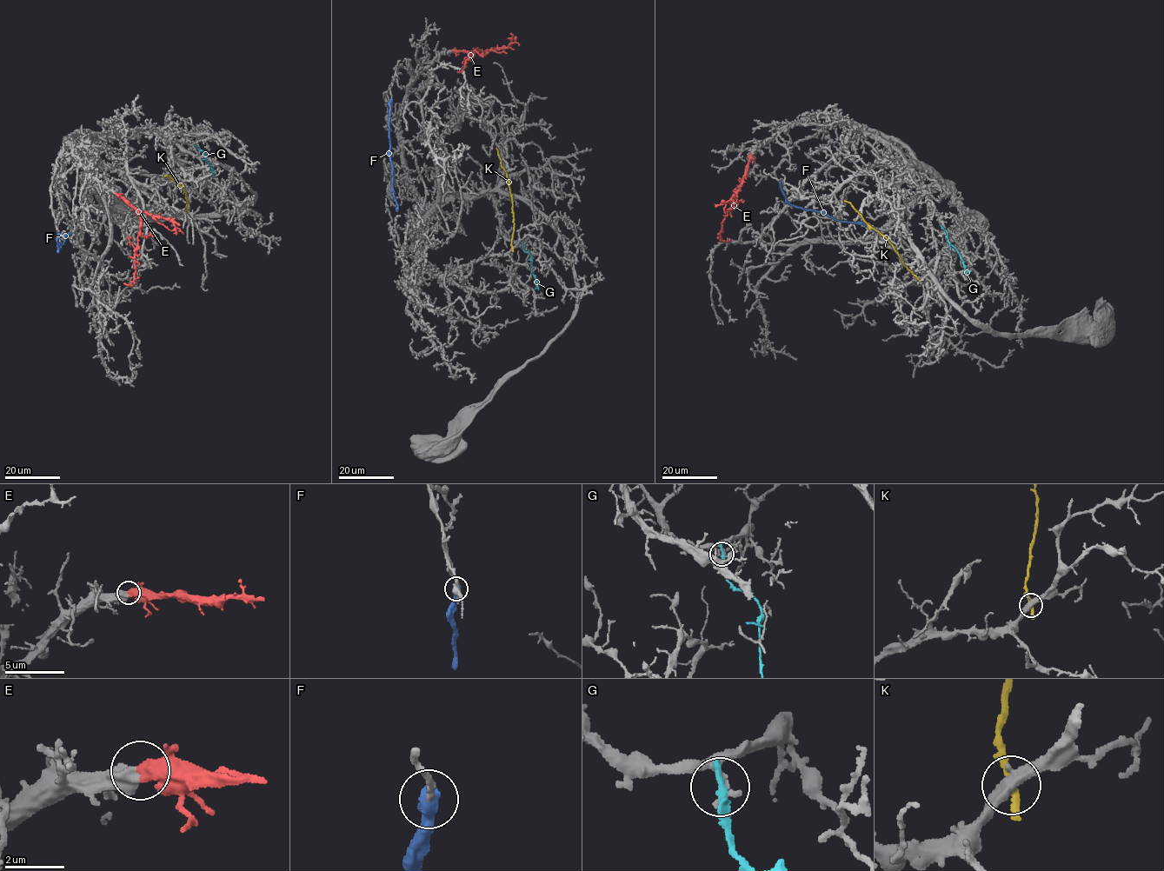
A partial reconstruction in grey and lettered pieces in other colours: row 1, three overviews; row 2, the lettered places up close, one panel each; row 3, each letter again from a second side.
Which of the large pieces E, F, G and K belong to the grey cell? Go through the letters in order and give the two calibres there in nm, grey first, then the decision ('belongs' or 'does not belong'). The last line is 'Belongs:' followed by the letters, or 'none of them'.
E: 550 nm thick on the grey side, 480 nm on the other; belongs
F: 130 nm thick on the grey side, 600 nm on the other; does not belong
G: 220 nm thick on the grey side, 280 nm on the other; does not belong
K: 360 nm thick on the grey side, 320 nm on the other; does not belong
Belongs: E

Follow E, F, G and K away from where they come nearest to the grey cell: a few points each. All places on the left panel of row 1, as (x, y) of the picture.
E: (116, 194), (123, 196), (140, 217), (133, 281), (130, 285), (123, 283)
F: (58, 234), (58, 251), (60, 242), (64, 242), (65, 235), (70, 234)
G: (196, 145), (205, 154), (214, 176)
K: (187, 212), (184, 187), (167, 175), (164, 176)

